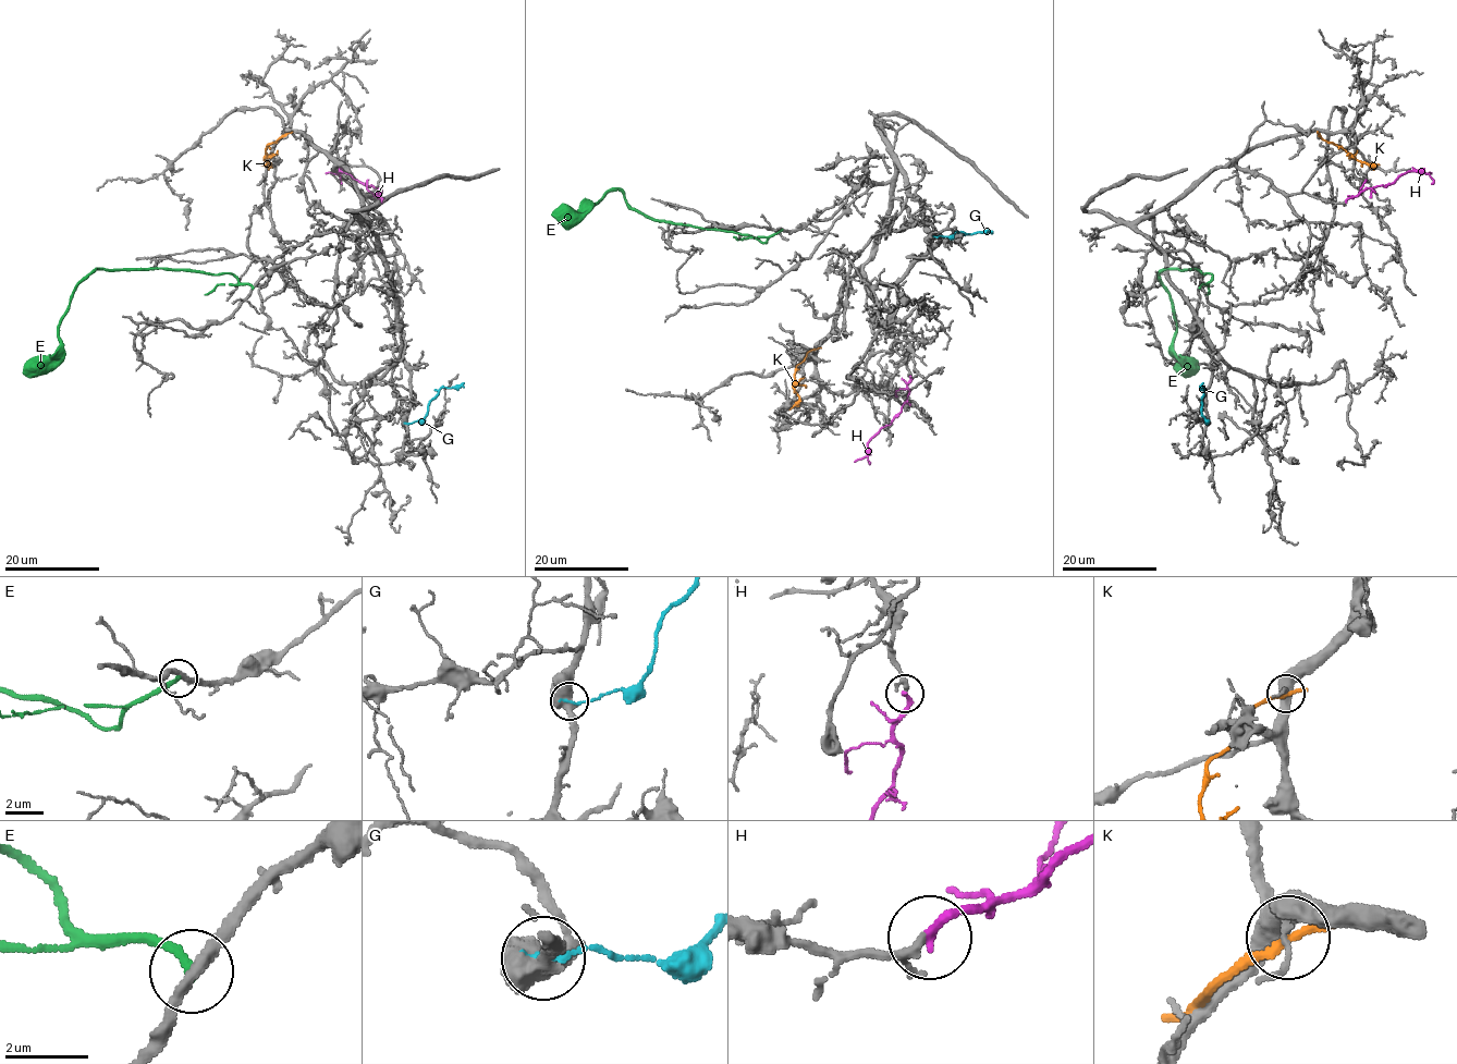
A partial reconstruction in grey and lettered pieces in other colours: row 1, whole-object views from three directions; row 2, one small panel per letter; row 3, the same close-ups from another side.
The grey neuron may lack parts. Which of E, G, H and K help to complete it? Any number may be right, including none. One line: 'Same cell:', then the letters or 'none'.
Same cell: H

